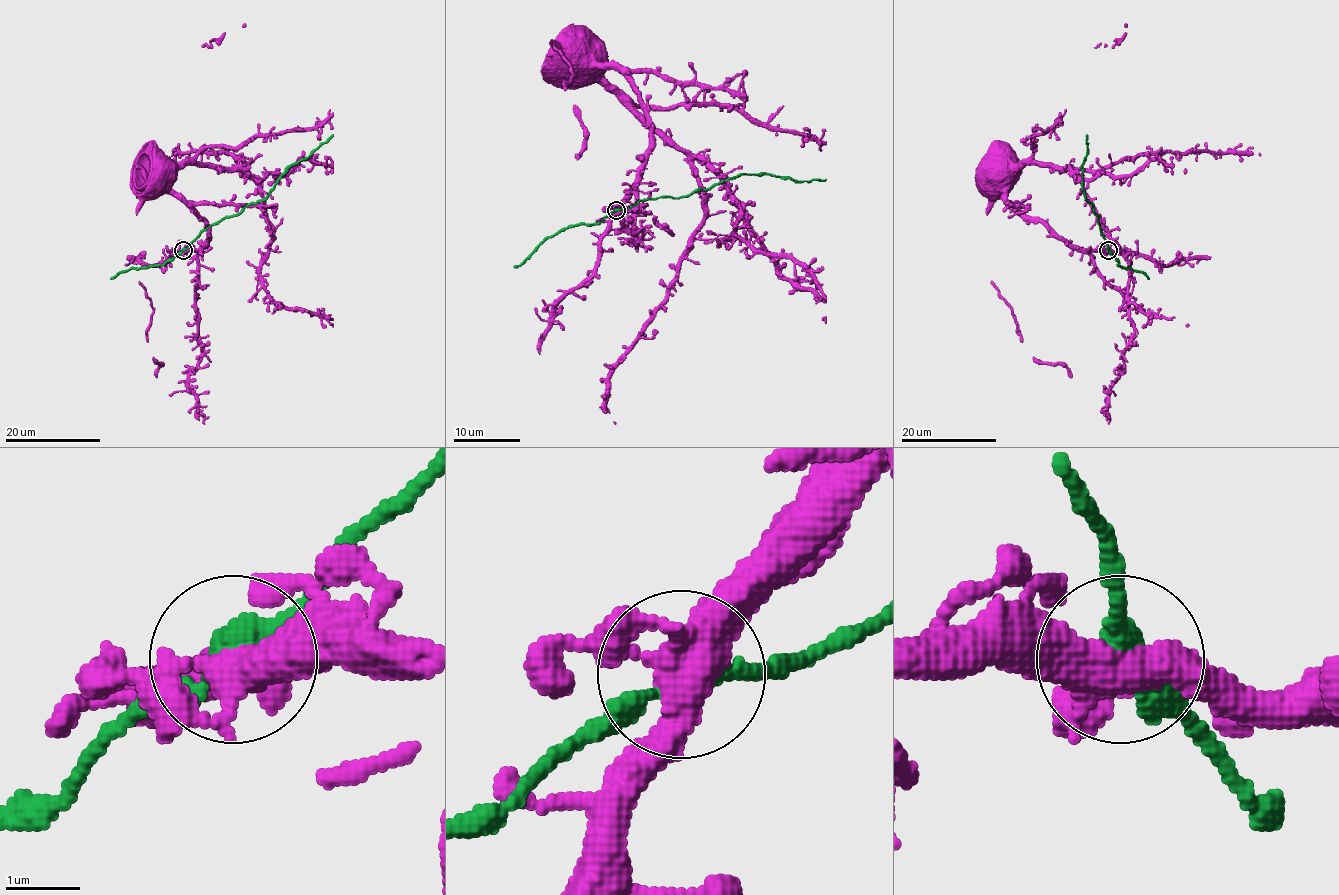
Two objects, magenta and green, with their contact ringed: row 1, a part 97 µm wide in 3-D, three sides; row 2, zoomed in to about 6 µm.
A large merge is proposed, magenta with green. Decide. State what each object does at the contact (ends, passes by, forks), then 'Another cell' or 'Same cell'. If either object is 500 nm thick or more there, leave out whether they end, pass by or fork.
At the ring magenta forks. At the ring green passes by. Another cell

